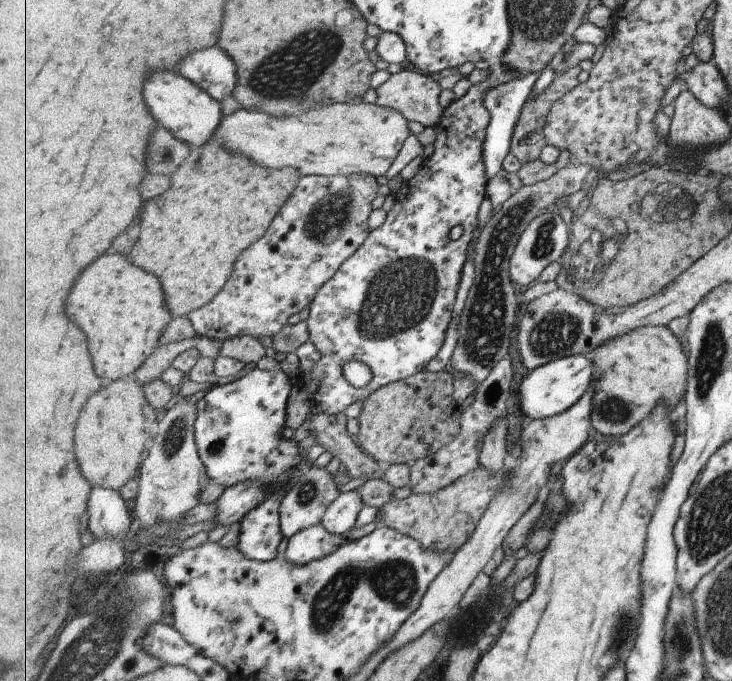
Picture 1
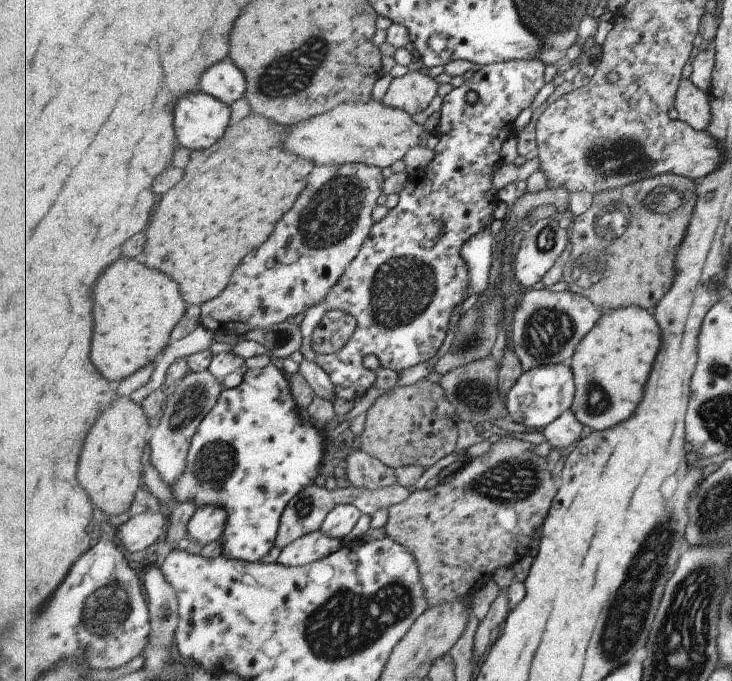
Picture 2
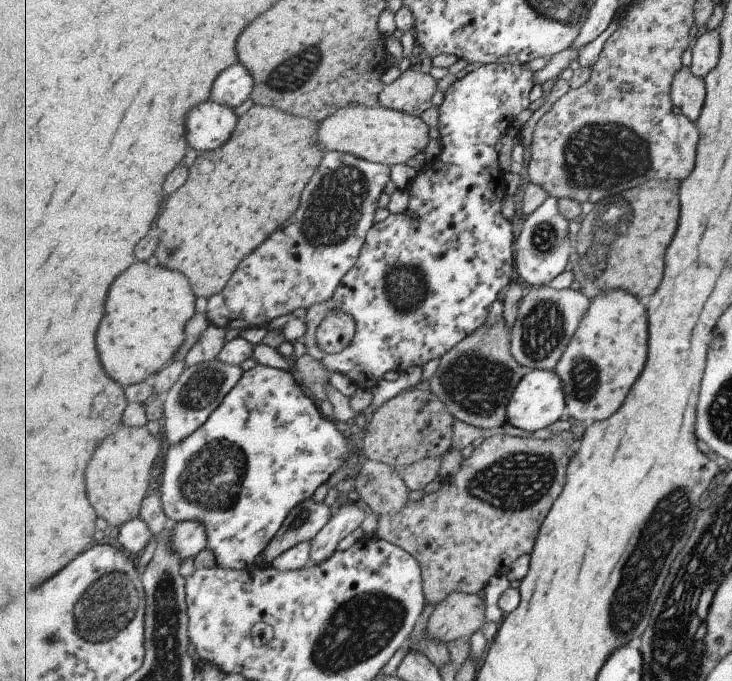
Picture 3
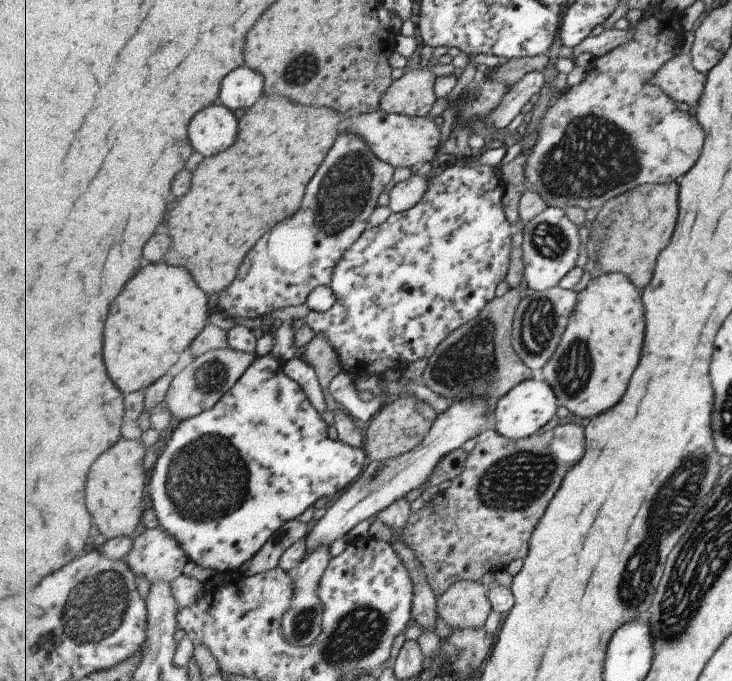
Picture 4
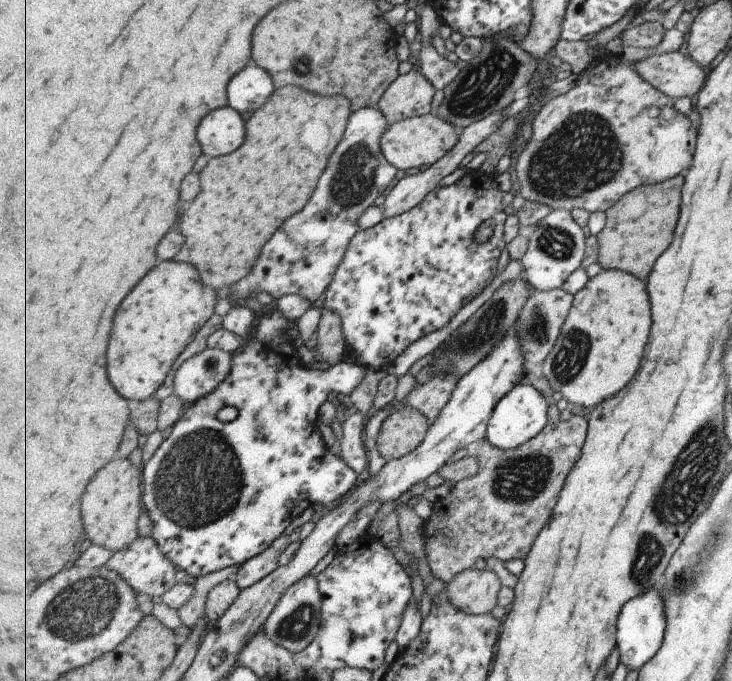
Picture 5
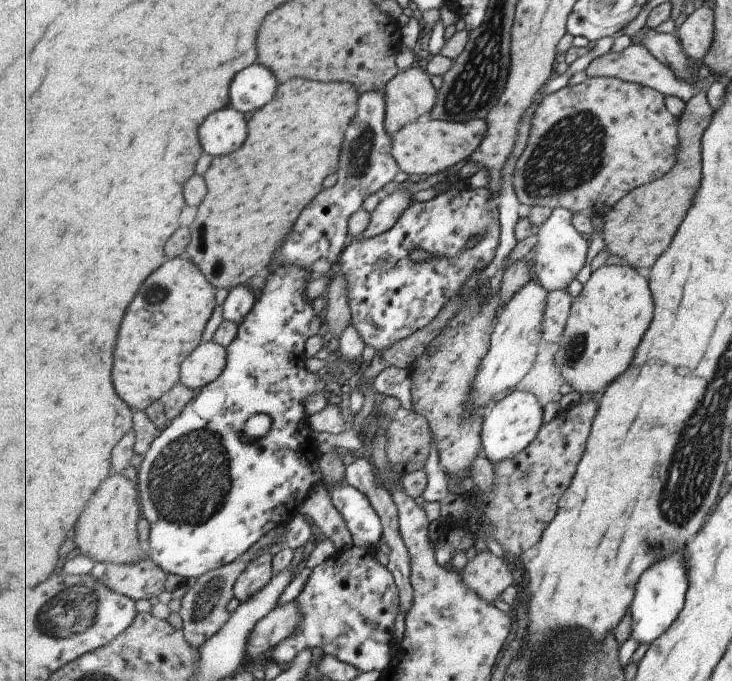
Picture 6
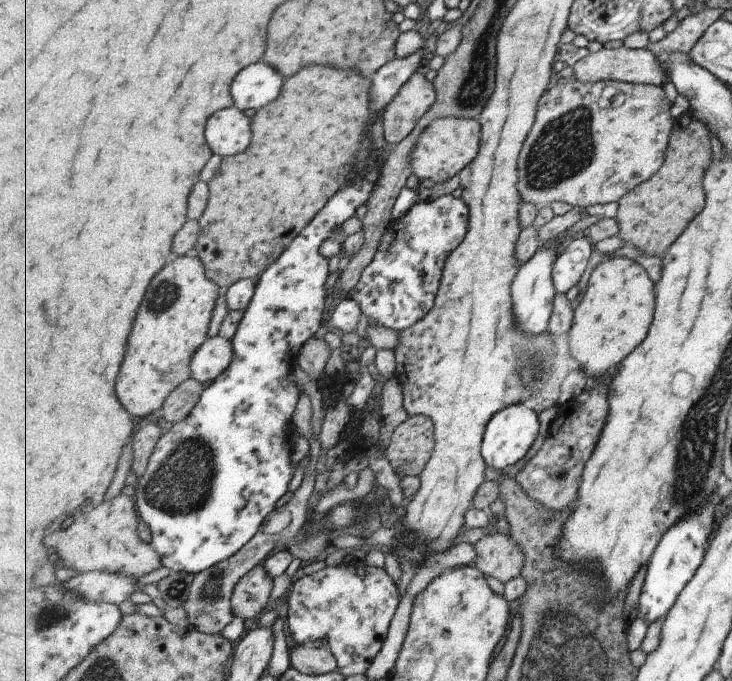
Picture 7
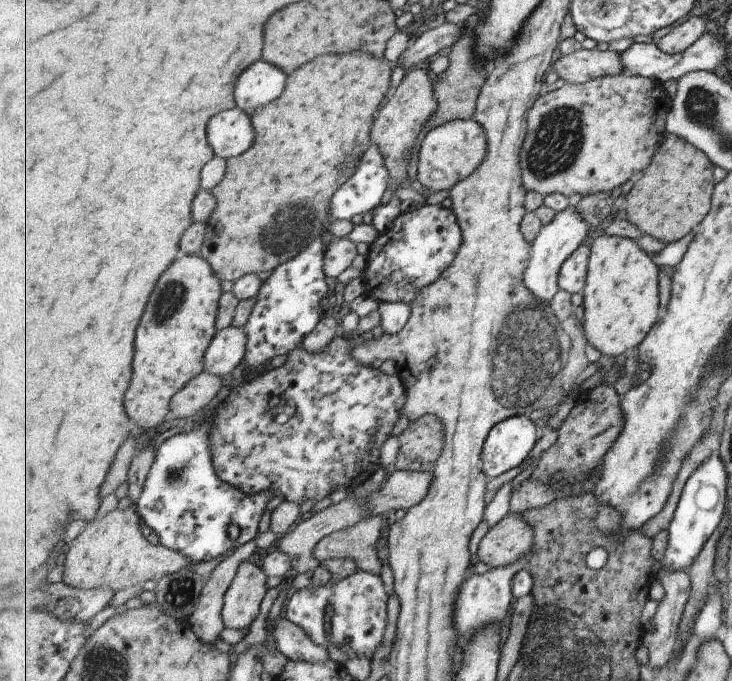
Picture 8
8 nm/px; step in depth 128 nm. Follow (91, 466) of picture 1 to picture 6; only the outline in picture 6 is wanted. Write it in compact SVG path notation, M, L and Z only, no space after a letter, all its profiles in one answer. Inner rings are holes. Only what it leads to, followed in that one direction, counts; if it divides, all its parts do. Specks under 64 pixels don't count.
M121 473L109 476L103 482L103 488L95 492L91 504L87 506L87 512L77 522L77 547L83 555L90 556L101 563L115 563L118 565L137 563L143 556L141 540L137 532L137 524L141 520L140 492L137 492L135 484Z

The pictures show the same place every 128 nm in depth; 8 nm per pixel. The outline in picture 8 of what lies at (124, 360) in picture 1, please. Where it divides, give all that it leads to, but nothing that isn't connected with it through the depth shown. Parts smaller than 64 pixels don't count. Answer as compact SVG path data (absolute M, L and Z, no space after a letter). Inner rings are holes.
M185 255L179 258L163 280L159 280L159 288L155 288L155 296L151 296L151 304L147 304L147 312L139 324L139 336L135 340L135 384L131 384L131 392L127 392L127 412L131 412L133 423L138 428L149 432L168 420L173 397L187 386L195 377L206 370L206 352L210 348L215 335L221 292L221 278L216 275L210 261L201 255Z

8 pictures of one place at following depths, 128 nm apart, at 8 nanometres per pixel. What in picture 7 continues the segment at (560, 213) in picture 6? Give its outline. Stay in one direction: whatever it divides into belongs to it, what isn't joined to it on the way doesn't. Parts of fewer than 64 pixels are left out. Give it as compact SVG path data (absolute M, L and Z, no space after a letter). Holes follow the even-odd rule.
M583 237L565 243L554 266L554 285L557 293L567 294L581 282L585 270L589 268L591 252L591 242Z

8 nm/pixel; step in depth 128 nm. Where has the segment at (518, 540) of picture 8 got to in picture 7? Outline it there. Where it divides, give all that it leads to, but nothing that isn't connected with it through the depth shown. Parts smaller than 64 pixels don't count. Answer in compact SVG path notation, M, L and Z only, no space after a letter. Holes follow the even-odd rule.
M493 530L479 542L476 542L475 551L476 555L473 558L475 566L484 574L493 576L503 584L522 574L526 556L521 545L513 538L511 532L503 534L503 532Z

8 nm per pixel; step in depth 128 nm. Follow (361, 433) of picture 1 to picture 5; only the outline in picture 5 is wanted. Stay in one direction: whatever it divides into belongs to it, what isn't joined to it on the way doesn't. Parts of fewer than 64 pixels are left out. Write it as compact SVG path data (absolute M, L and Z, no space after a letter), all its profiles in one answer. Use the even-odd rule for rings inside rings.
M407 405L394 412L382 422L378 438L378 449L387 461L403 459L417 451L431 420L420 410Z

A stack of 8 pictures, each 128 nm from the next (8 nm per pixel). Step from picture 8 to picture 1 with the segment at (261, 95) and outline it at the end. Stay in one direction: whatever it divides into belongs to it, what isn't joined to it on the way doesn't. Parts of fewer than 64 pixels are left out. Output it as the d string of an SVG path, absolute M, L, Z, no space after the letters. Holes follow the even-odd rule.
M209 48L195 52L189 60L183 60L181 74L199 84L218 101L233 97L238 88L237 66L229 54L221 48Z

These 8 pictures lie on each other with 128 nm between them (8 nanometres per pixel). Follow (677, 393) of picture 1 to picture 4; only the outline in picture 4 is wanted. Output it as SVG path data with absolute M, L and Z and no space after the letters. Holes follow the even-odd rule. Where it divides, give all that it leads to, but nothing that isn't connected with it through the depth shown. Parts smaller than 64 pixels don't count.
M621 271L591 278L588 285L578 293L578 304L574 314L571 315L570 323L555 354L539 376L552 386L561 406L566 407L574 415L581 414L583 418L593 418L613 408L627 392L631 376L641 360L643 342L645 342L645 308L641 290Z

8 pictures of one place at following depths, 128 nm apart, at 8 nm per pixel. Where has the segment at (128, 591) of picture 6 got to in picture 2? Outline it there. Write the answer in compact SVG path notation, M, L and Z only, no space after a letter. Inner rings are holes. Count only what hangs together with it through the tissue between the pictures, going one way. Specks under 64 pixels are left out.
M208 505L199 507L188 522L188 536L203 546L219 541L228 519L228 512L222 507Z

